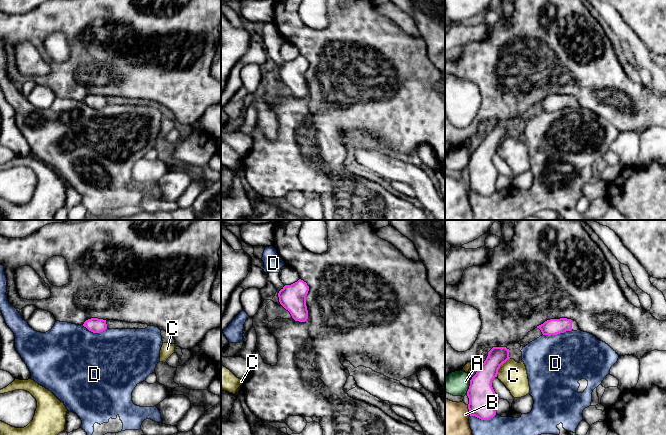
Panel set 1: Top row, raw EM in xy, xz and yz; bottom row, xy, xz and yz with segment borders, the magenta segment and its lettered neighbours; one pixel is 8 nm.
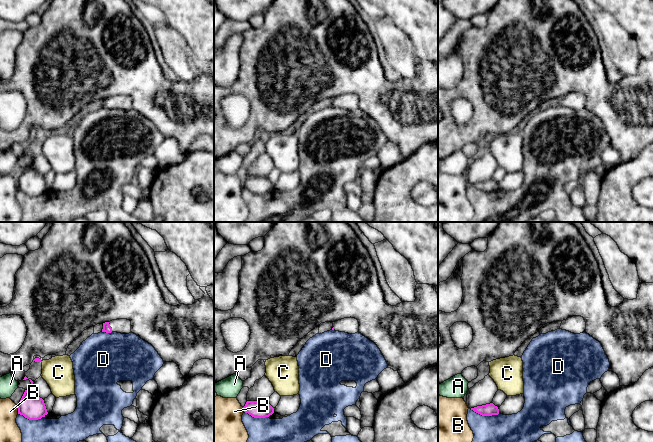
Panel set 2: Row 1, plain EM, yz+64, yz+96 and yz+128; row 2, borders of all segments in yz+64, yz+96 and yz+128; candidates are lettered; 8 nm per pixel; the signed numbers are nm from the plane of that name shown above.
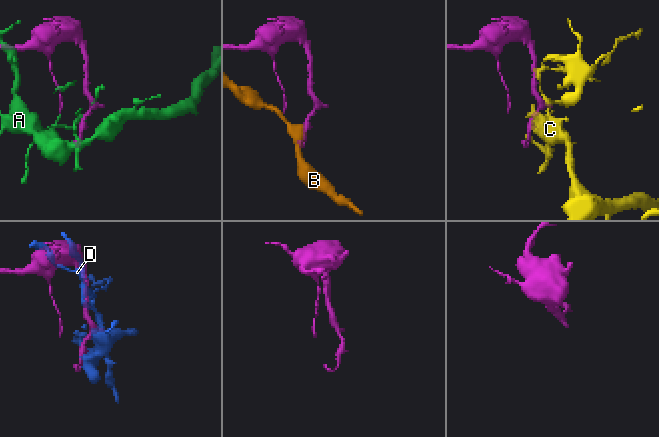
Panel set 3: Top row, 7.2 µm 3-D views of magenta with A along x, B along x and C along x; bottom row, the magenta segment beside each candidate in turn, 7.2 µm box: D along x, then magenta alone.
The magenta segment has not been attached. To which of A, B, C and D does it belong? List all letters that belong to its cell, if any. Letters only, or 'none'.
none

